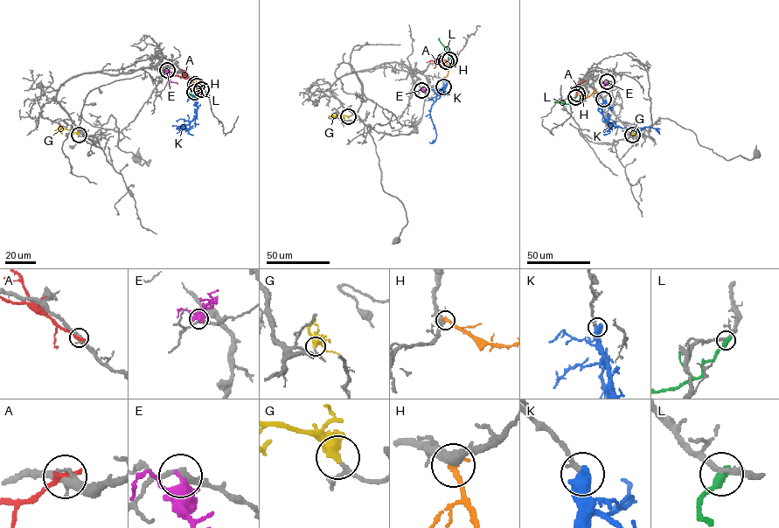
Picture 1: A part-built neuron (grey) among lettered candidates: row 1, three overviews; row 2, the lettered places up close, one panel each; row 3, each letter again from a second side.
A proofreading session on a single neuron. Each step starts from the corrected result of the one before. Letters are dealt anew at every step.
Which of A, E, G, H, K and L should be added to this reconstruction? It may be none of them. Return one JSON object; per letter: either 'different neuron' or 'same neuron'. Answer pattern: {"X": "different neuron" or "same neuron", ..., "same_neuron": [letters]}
{"A": "different neuron", "E": "different neuron", "G": "same neuron", "H": "different neuron", "K": "different neuron", "L": "different neuron", "same_neuron": ["G"]}

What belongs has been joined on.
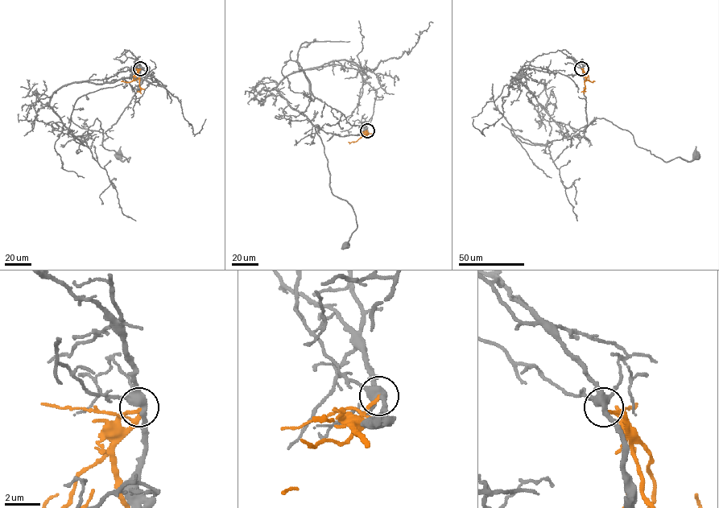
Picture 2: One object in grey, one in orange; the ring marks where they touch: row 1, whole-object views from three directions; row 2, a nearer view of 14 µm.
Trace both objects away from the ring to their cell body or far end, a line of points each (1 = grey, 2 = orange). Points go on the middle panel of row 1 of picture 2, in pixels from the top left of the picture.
1: (367, 130), (340, 136), (307, 118), (324, 145), (331, 192), (347, 202), (355, 214), (357, 228), (345, 245)
2: (367, 130), (355, 142), (348, 142)

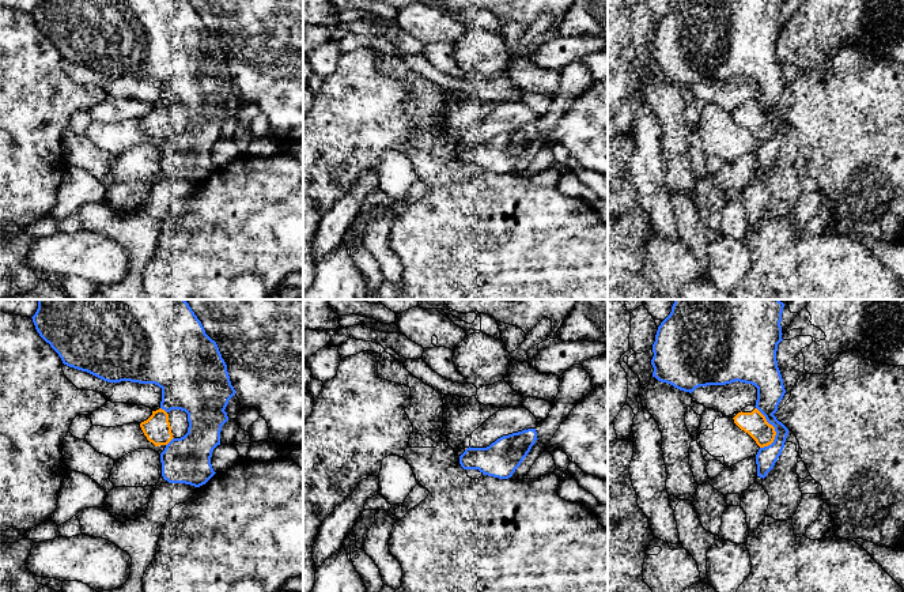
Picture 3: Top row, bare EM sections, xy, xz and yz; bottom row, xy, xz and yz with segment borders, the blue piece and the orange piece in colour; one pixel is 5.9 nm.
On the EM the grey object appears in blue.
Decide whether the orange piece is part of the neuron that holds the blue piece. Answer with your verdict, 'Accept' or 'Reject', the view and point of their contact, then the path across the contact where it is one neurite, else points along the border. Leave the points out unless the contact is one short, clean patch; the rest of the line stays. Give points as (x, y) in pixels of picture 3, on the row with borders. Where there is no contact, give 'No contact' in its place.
Reject. Touches blue at yz (775, 429)

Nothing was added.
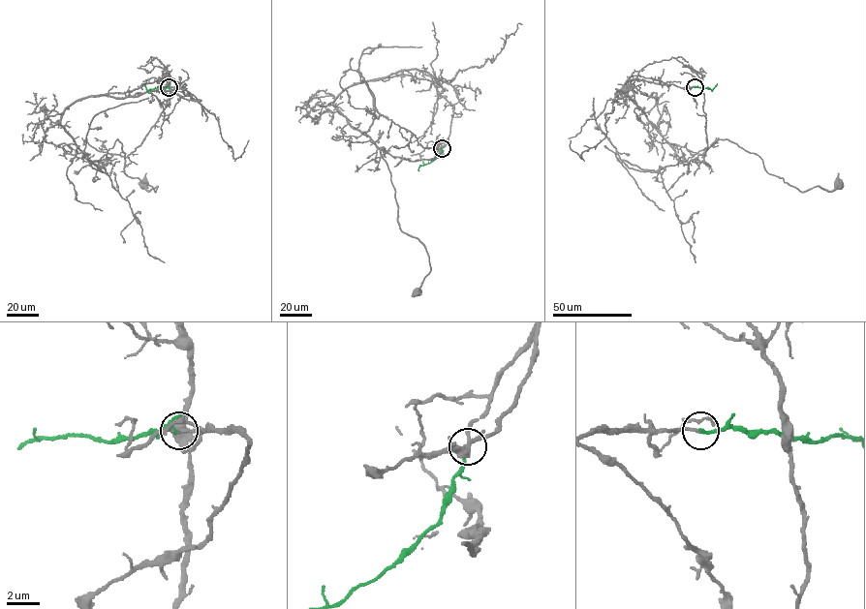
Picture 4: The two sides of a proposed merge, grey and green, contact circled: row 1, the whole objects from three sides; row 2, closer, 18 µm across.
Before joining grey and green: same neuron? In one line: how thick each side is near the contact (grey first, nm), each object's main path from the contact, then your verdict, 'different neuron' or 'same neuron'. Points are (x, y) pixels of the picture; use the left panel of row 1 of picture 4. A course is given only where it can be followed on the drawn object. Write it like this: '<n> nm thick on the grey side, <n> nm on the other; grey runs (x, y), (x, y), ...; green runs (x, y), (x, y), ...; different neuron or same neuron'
150 nm thick on the grey side, 200 nm on the other; grey runs (169, 87), (180, 82), (83, 98), (62, 116), (89, 161), (118, 139), (125, 173), (157, 187), (142, 185); green runs (169, 87), (148, 91), (145, 83); same neuron

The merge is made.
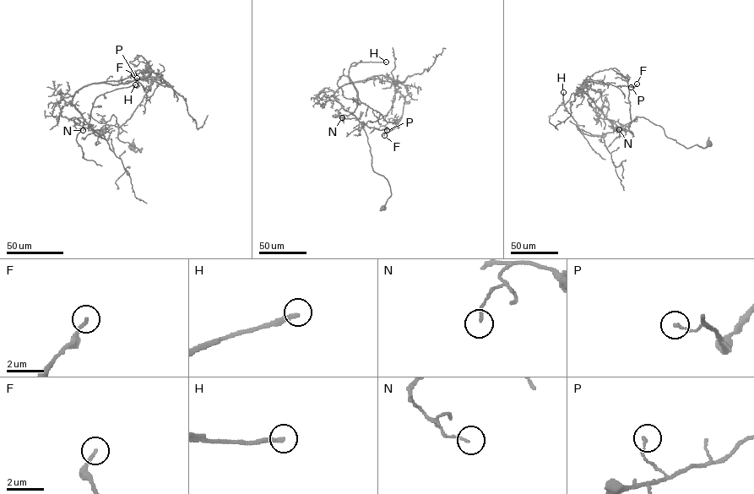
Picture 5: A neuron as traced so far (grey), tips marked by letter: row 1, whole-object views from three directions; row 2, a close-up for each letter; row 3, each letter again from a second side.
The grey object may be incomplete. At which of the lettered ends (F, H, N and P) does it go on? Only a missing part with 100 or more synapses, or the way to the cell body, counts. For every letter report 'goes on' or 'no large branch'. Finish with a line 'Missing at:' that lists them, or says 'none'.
F: no large branch
H: goes on
N: no large branch
P: no large branch
Missing at: H

